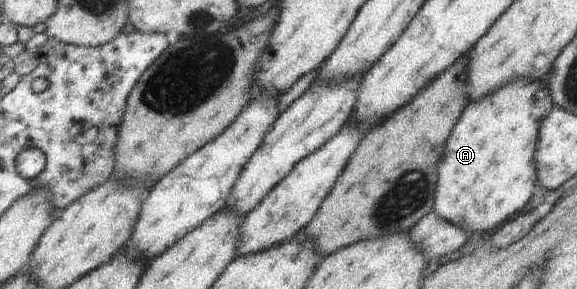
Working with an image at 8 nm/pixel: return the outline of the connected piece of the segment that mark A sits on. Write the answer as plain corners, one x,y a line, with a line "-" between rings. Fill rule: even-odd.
545,80
521,82
511,81
475,103
467,103
462,109
459,119
454,123
451,133
444,143
444,149
435,166
436,184
432,210
439,219
445,219
466,233
491,233
501,221
519,211
537,187
537,175
533,167
537,131
541,119
549,113
553,106

